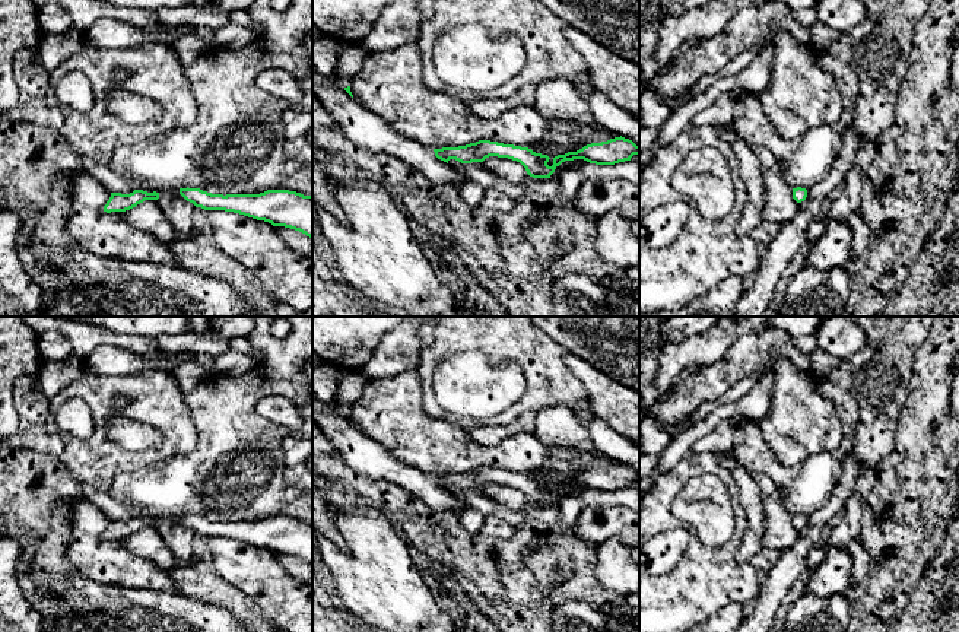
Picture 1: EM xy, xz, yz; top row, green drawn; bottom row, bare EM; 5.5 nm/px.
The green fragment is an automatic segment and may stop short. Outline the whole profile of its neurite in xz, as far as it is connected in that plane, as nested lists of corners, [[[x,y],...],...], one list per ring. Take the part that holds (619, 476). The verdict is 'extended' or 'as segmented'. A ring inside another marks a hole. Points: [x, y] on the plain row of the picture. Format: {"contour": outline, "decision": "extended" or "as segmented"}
{"contour": [[[615,464],[601,470],[591,470],[577,479],[568,479],[553,485],[549,493],[549,483],[536,480],[528,474],[504,471],[490,467],[479,467],[458,474],[434,476],[435,483],[448,490],[455,486],[461,490],[483,489],[489,483],[508,485],[520,489],[527,501],[533,505],[550,505],[555,496],[565,488],[584,486],[596,492],[615,492],[631,488],[633,482],[639,482],[639,473],[625,464]]], "decision": "as segmented"}

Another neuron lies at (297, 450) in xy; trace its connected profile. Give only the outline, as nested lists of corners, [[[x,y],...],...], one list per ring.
[[[289,433],[282,442],[282,450],[286,482],[312,495],[312,467],[308,464],[312,458],[312,439]]]

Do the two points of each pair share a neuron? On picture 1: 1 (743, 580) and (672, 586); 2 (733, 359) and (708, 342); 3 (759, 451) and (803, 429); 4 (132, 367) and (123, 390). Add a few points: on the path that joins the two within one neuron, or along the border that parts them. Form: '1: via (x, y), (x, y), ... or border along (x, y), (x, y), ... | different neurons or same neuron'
1: via (726, 581), (704, 581), (699, 586), (689, 586) | same neuron
2: border along (753, 334), (739, 337), (718, 359), (705, 368) | different neurons
3: border along (755, 421), (764, 441), (783, 463), (800, 463) | different neurons
4: border along (162, 368), (146, 368), (127, 375), (95, 372) | different neurons

